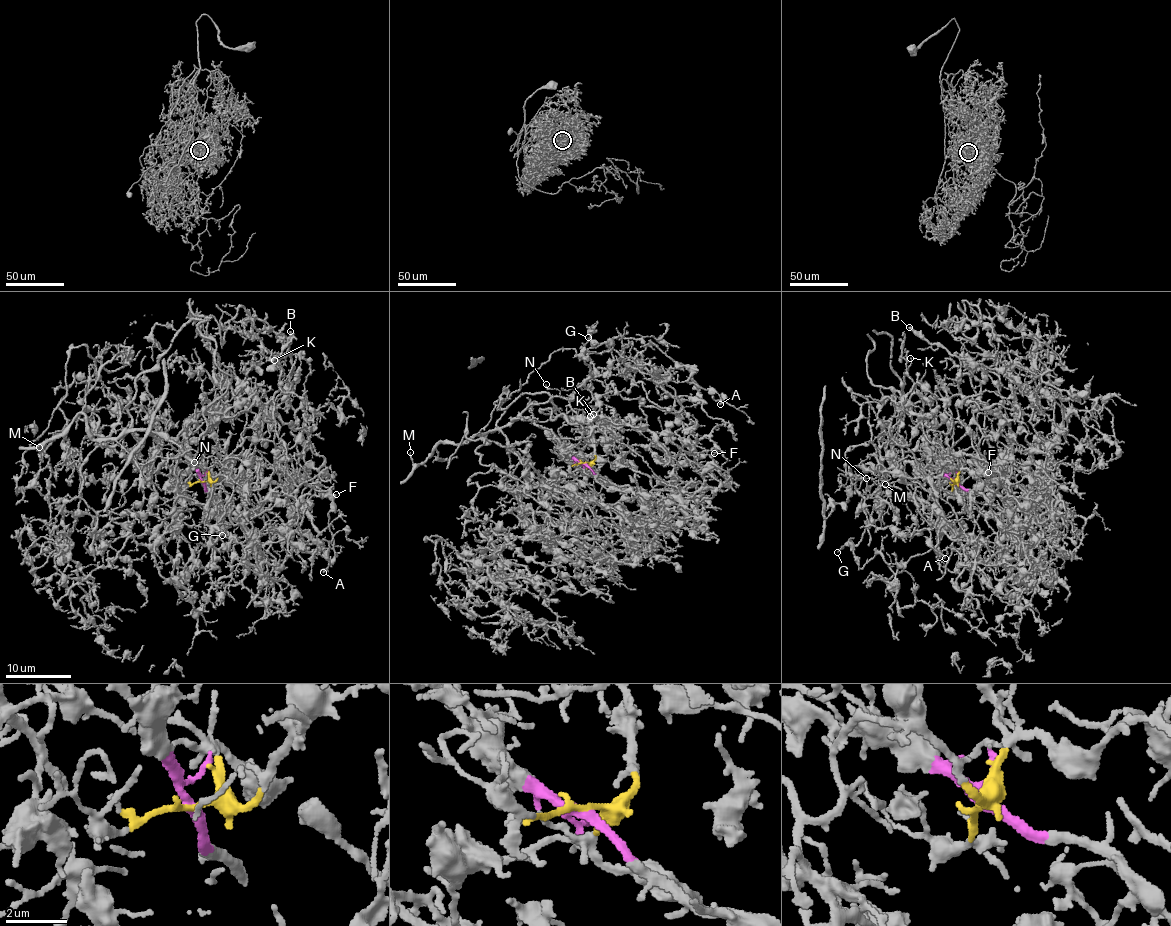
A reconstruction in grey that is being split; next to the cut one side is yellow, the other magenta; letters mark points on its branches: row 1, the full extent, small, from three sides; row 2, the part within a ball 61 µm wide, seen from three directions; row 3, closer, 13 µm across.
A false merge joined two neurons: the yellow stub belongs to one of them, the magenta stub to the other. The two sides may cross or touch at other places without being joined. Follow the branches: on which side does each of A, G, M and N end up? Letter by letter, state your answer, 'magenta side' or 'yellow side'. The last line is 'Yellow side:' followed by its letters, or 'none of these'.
A: yellow side
G: magenta side
M: magenta side
N: magenta side
Yellow side: A

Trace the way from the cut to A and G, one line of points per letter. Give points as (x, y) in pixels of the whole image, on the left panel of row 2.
A: (203, 482), (223, 453), (321, 480), (307, 433), (276, 446), (271, 401), (323, 573)
G: (203, 482), (196, 465), (170, 441), (207, 475), (223, 476), (232, 485), (233, 496), (214, 530), (222, 536)

